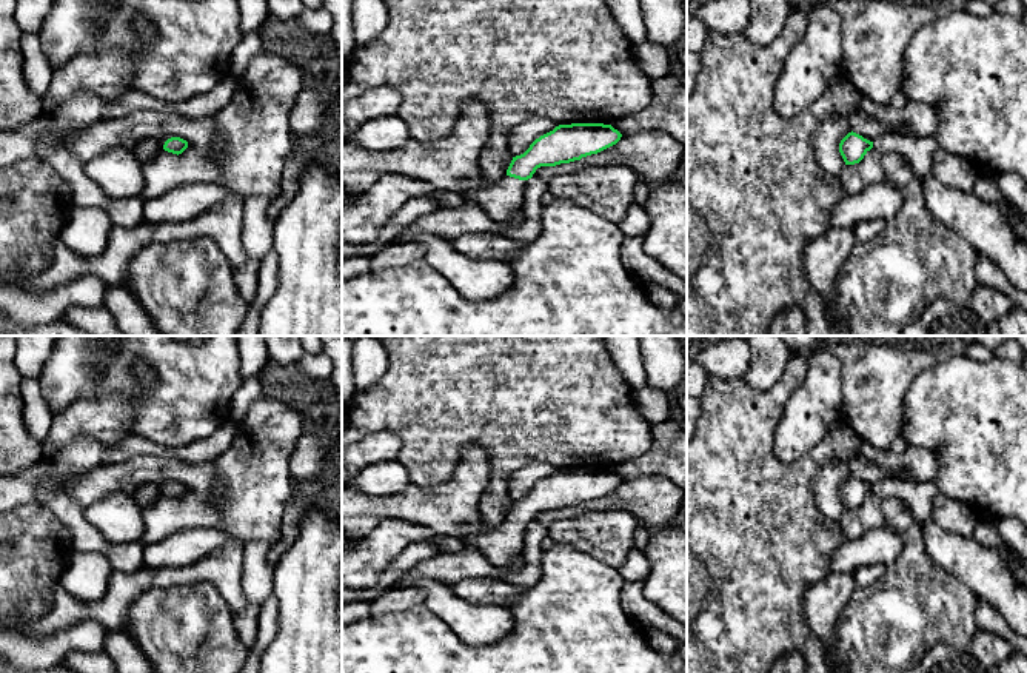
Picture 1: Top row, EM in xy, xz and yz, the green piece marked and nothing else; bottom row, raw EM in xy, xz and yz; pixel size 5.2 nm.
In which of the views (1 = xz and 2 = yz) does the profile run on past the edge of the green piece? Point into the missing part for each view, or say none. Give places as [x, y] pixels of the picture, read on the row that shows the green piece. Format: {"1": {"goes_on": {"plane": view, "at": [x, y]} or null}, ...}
{"1": {"goes_on": {"plane": "xz", "at": [501, 200]}}, "2": {"goes_on": null}}

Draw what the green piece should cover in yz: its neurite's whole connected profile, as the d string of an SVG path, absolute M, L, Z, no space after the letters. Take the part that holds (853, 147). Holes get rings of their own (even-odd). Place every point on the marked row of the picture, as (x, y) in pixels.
M848 132L839 143L839 152L845 165L859 163L864 156L873 148L873 142L856 132Z

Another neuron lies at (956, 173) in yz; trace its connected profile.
M938 148L932 157L932 176L952 189L972 193L979 171L968 160Z

